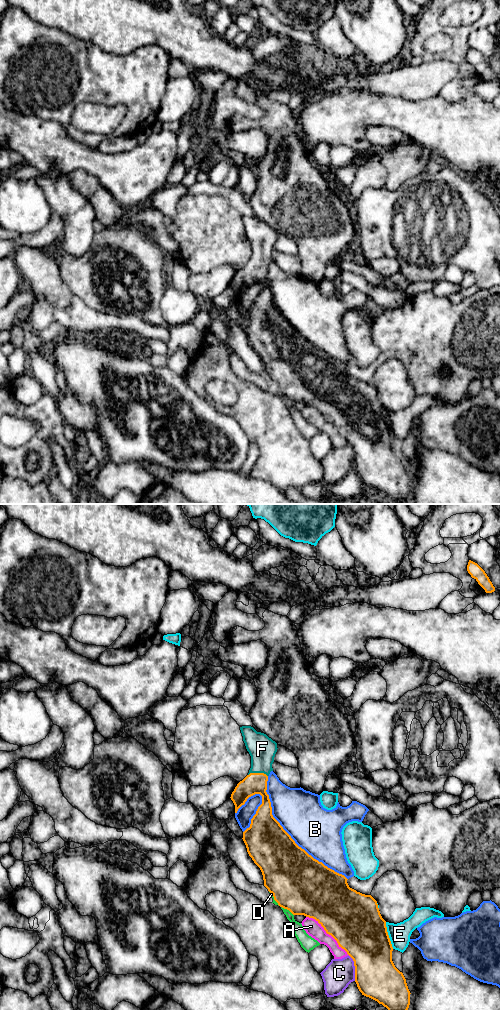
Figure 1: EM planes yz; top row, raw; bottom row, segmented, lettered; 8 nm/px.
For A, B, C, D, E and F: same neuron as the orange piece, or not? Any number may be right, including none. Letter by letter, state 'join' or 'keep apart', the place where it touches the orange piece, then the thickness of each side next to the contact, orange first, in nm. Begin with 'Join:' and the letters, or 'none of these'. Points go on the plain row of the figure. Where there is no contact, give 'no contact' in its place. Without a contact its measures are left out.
Join: F
A: keep apart | yz (327, 421) | 440/120 nm
B: keep apart | yz (289, 323) | 380/380 nm
C: keep apart | yz (355, 455) | 360/240 nm
D: keep apart | yz (287, 397) | 460/90 nm
E: keep apart | yz (388, 423) | 420/170 nm
F: join | yz (258, 261) | 180/220 nm

